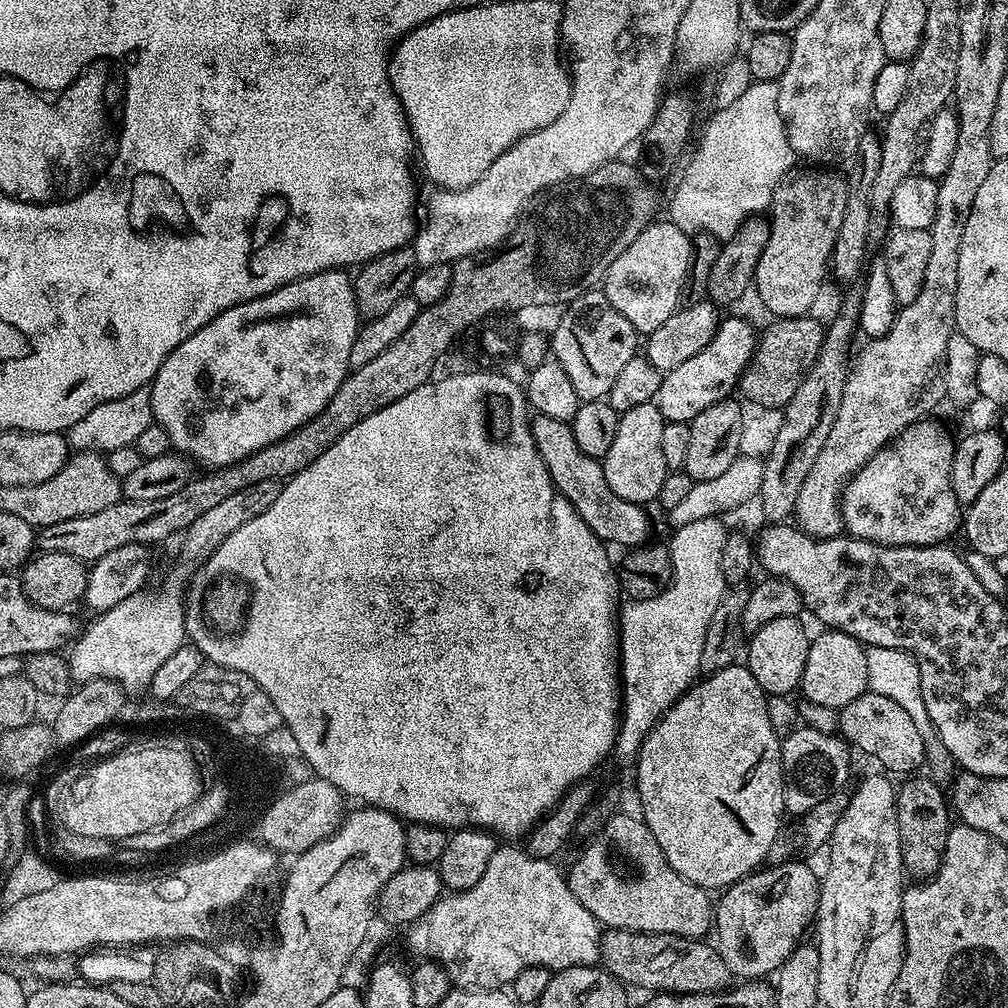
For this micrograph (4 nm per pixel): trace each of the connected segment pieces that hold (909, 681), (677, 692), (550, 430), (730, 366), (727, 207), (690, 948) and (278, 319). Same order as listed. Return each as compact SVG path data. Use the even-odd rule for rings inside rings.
M869 647L868 653L868 687L873 692L883 694L886 698L891 698L906 711L917 733L921 735L924 750L924 766L929 779L937 784L947 785L955 775L956 763L950 750L947 750L934 730L933 722L926 711L925 699L922 698L921 674L918 670L917 660L911 652L898 650L897 648L874 648ZM928 768L928 769L927 769Z
M718 516L698 518L671 534L672 585L649 600L632 600L618 616L618 675L622 681L622 715L614 756L632 766L650 730L697 683L701 675L706 630L726 585L722 578L722 546L730 528Z
M536 414L530 420L530 434L538 446L542 462L546 462L546 470L551 474L556 488L568 499L570 506L578 510L582 522L586 522L586 526L594 530L599 540L608 546L621 544L621 549L631 550L639 548L649 539L648 531L651 530L652 524L644 513L647 511L639 504L626 502L626 498L618 498L618 494L610 490L603 463L590 458L590 454L582 454L582 450L578 450L578 442L574 442L572 425L569 421Z
M740 316L721 319L716 327L716 333L706 350L698 350L694 358L686 358L678 370L663 373L660 389L654 403L659 406L667 422L682 422L688 424L706 406L714 406L714 402L729 399L737 391L740 377L748 371L752 357L758 347L758 332L755 332Z
M758 80L750 85L742 98L725 109L716 108L709 118L700 145L692 161L684 168L684 177L672 196L668 212L670 222L678 230L695 234L709 232L717 240L729 240L751 216L767 213L772 207L772 197L782 180L793 171L794 153L788 141L788 126L778 110L779 83L775 80Z
M621 928L607 929L601 935L601 965L607 969L620 983L634 988L650 990L649 992L665 992L668 994L686 994L700 992L719 992L731 987L734 977L722 961L719 949L711 943L693 937L678 935L654 935L648 932L624 931Z
M344 270L319 272L313 276L307 276L301 280L295 280L289 284L283 284L281 288L275 288L270 294L259 296L253 300L242 302L222 314L218 314L206 326L202 326L186 342L179 344L174 351L162 362L158 374L152 379L150 391L152 394L152 418L160 424L162 430L169 435L171 447L179 455L189 461L201 464L201 469L211 470L225 468L282 438L286 438L294 430L298 430L306 422L310 422L334 398L338 386L350 374L350 346L354 346L354 338L360 333L362 317L355 302L355 286L353 277Z

